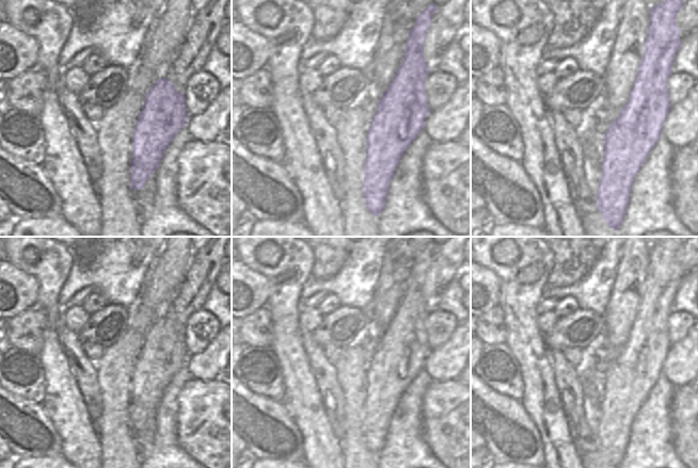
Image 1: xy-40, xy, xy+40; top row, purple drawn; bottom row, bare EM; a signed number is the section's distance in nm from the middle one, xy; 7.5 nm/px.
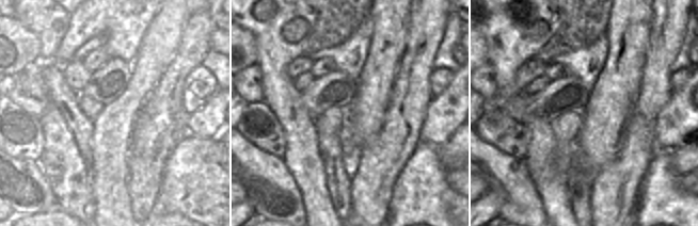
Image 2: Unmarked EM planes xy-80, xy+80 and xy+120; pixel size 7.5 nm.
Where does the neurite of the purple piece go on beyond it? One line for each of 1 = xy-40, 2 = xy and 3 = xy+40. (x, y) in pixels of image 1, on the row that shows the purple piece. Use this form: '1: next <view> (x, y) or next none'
1: next none
2: next none
3: next none

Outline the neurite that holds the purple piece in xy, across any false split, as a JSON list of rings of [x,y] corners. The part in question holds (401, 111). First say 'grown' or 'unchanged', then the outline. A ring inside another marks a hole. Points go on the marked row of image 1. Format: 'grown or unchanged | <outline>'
unchanged | [[[431,2],[417,16],[409,33],[402,61],[392,82],[381,94],[366,133],[366,161],[362,193],[366,208],[376,216],[379,216],[385,206],[390,182],[402,155],[424,128],[430,112],[424,88],[430,71],[424,59],[424,42],[435,10],[437,6]]]

